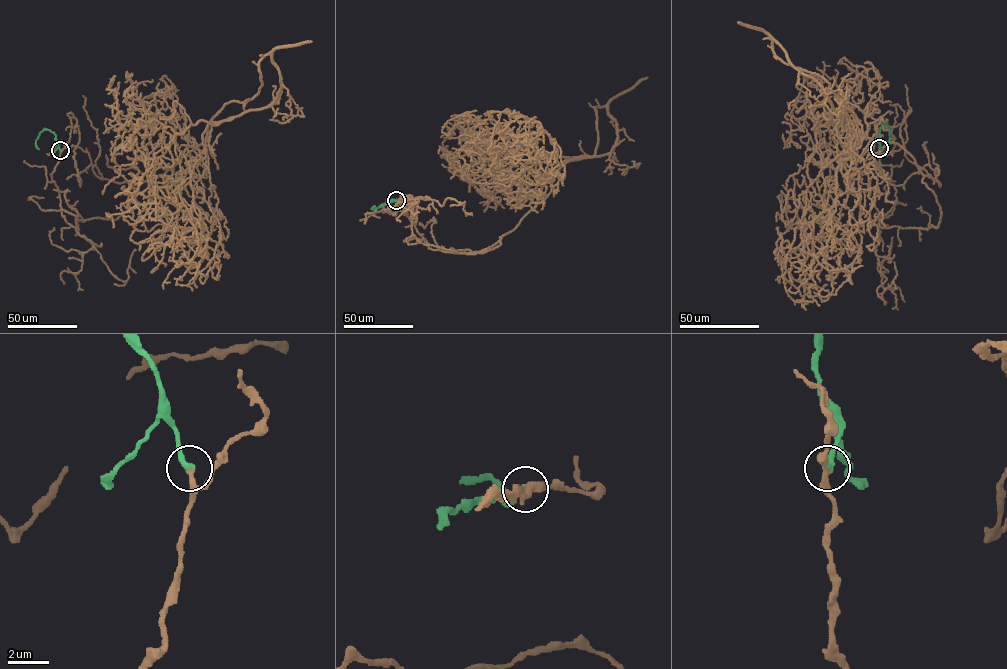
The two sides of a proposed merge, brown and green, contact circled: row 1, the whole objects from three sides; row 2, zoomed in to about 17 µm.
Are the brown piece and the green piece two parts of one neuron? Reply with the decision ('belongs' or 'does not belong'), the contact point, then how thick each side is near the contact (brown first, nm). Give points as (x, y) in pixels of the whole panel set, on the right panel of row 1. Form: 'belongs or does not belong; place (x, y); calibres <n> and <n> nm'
belongs; place (879, 148); calibres 190 and 360 nm

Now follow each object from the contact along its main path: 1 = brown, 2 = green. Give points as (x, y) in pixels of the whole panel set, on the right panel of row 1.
1: (879, 148), (874, 222), (936, 228), (914, 159), (770, 36), (849, 120), (834, 205), (774, 254), (826, 284)
2: (879, 148), (879, 130), (885, 124), (889, 131), (886, 146)

